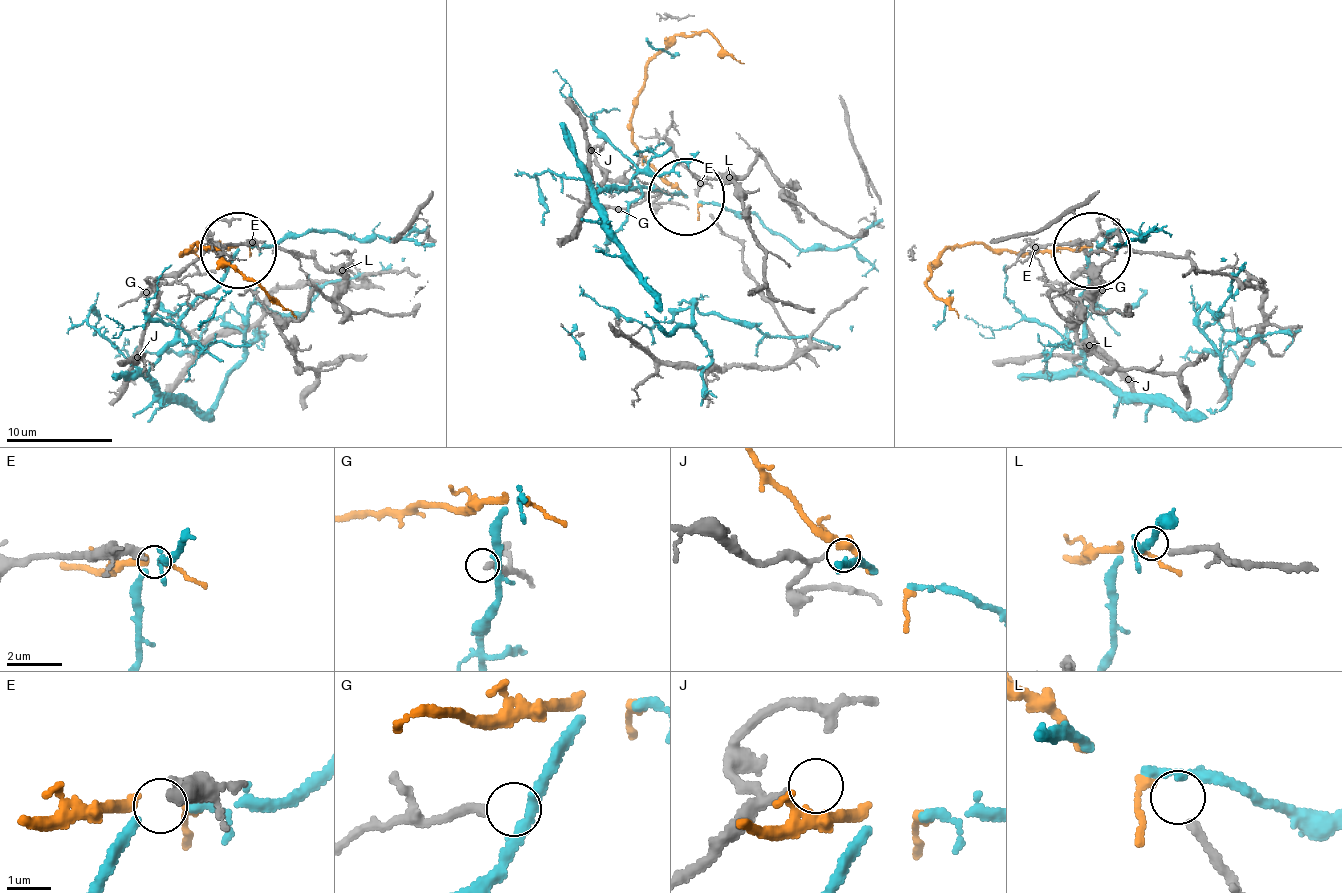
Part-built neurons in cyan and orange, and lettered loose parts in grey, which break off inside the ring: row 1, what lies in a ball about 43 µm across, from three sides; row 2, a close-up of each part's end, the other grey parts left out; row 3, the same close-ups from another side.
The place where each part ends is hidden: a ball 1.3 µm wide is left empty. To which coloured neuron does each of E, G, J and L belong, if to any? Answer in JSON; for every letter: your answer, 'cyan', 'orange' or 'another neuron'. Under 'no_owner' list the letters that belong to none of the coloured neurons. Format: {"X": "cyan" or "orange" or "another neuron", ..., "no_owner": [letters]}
{"E": "another neuron", "G": "another neuron", "J": "another neuron", "L": "orange", "no_owner": ["E", "G", "J"]}

